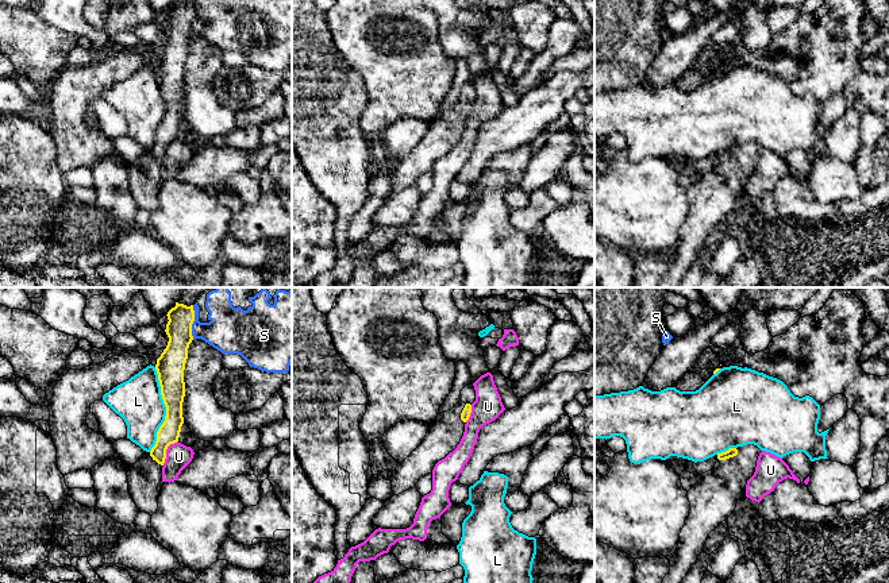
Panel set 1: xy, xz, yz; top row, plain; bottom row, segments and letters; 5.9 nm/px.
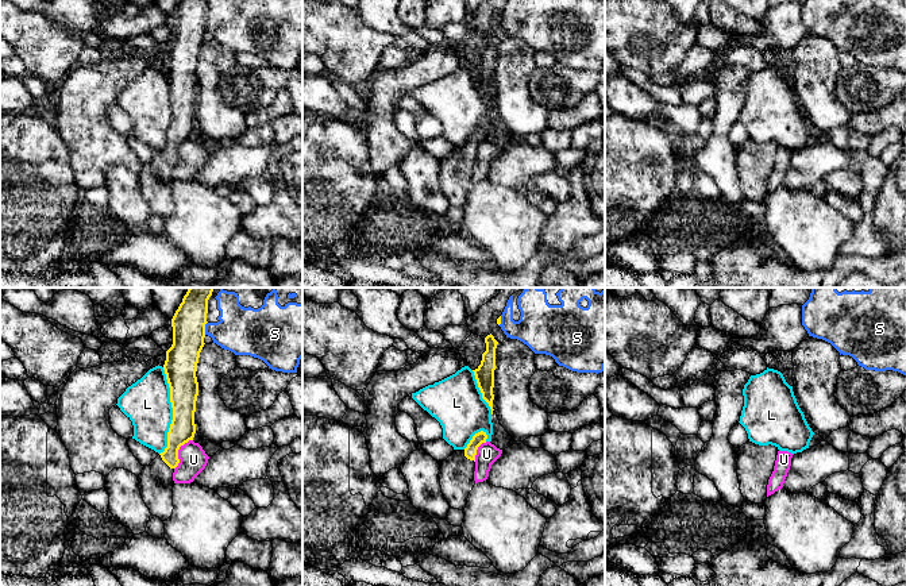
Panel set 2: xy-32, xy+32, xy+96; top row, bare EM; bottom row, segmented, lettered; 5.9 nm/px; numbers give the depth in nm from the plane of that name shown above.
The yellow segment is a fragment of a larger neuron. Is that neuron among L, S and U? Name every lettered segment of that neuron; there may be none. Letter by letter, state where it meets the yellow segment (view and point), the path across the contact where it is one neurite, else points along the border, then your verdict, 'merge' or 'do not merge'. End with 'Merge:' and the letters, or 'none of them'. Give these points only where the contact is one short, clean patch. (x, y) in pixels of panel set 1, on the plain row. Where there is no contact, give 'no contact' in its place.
L: contact xy (166, 107); do not merge
S: contact xy (193, 18); do not merge
U: contact xy (165, 149); border xy (177, 138), (168, 145), (162, 162); do not merge
Merge: none of them

